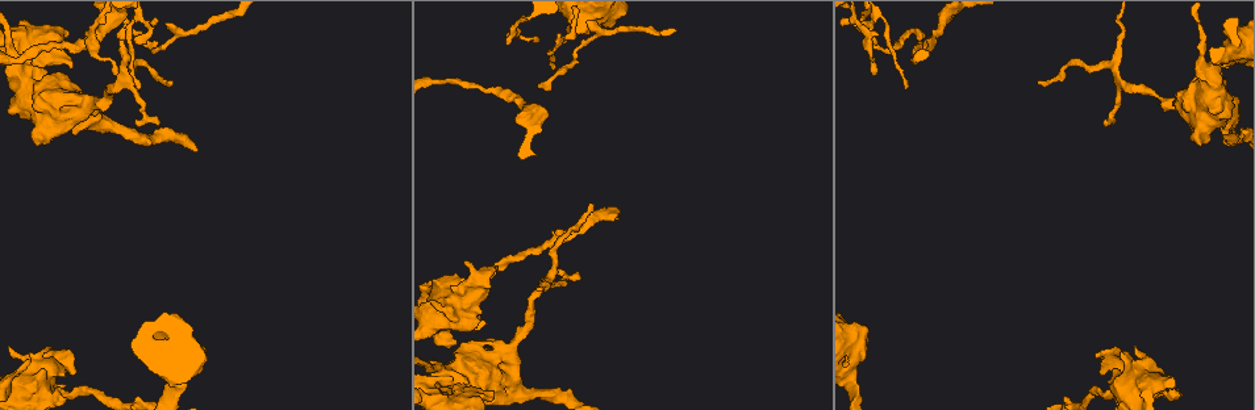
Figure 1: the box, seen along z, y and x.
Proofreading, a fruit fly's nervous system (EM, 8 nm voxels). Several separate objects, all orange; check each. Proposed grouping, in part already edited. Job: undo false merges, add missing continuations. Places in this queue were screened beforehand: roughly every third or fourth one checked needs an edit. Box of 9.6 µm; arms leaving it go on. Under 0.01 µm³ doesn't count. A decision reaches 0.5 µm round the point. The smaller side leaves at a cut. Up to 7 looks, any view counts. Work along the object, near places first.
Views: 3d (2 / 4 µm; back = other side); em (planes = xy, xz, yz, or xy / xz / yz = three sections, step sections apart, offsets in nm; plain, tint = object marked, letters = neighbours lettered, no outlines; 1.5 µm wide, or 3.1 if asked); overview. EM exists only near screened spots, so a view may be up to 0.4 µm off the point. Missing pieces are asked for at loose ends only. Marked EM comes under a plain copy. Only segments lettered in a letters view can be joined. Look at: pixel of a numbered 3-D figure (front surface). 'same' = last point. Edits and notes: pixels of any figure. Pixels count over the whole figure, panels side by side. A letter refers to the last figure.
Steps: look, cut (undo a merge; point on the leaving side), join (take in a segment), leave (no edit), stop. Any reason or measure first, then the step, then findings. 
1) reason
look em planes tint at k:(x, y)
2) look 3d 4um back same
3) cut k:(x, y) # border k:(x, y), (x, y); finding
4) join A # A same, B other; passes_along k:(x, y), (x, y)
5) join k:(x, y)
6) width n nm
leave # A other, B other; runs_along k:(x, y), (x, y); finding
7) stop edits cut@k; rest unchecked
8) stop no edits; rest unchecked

free end
look em planes letters at 1:(1176, 394)

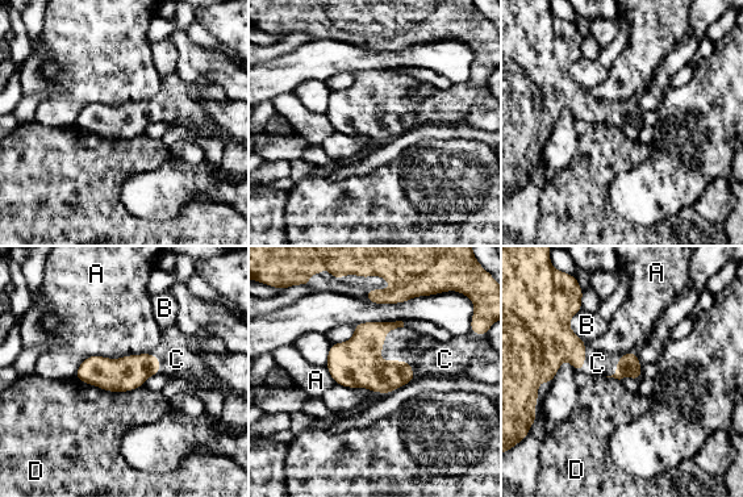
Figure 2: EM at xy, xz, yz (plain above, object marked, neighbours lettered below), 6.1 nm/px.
longest_contact A 500 nm
join C # A other, B other, C same, D other; passes_along 2:(355, 363), (387, 360), (400, 343); the cell continues

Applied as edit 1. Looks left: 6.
look overview

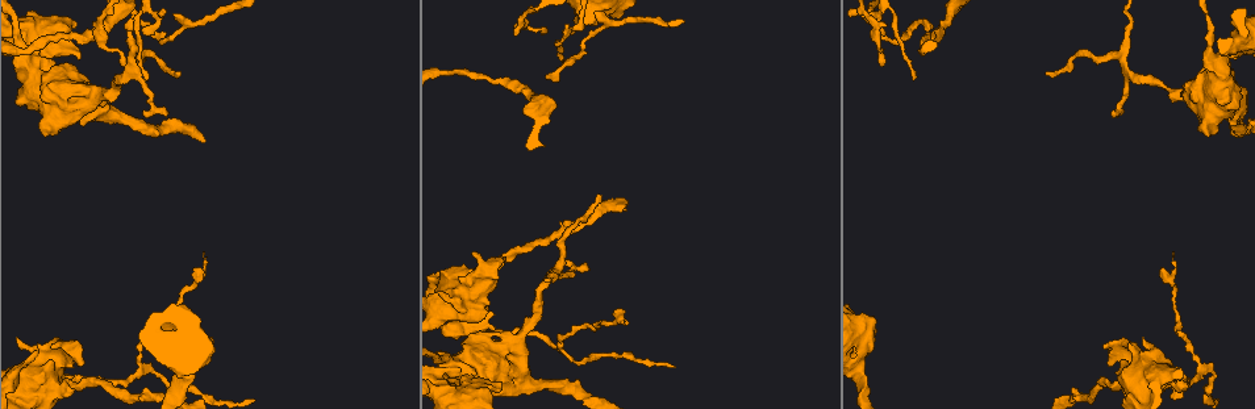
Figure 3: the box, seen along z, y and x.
calibre changes
look em planes letters at 3:(520, 335)

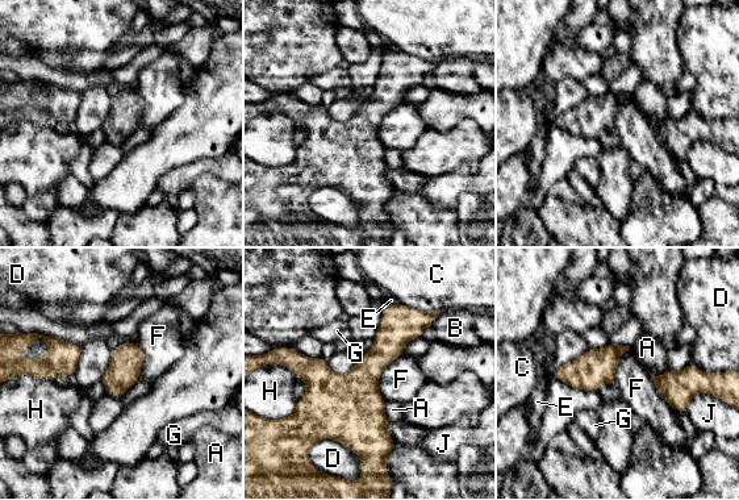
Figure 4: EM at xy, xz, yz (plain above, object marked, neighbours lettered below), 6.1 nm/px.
width 110 nm
leave # A other, B other, C other, D other, E other, F other, G other, H other, J other; continuous, no second cell

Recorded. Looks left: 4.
free end
look 3d 2um at 3:(500, 258)

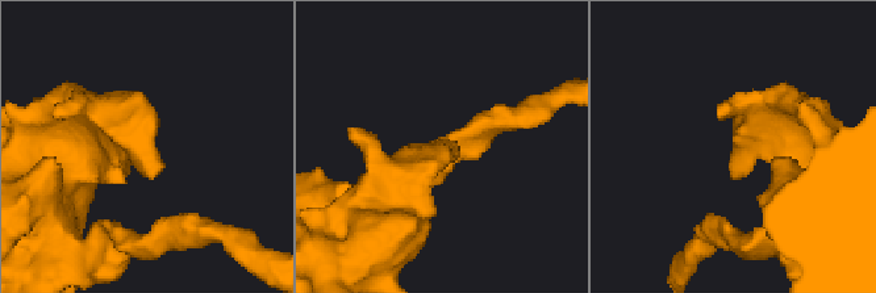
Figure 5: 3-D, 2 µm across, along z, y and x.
look em planes letters at 5:(730, 179)

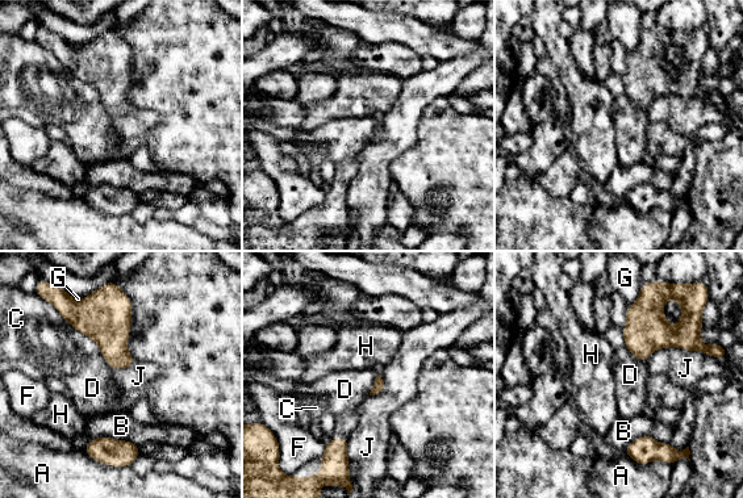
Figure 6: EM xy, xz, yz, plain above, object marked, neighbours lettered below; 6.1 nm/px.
leave # A other, B other, C other, D other, F other, G other, H other, J other; border 6:(623, 346), (635, 358), (646, 362); none of them fits

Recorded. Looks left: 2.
stop edits join@2; rest unchecked

